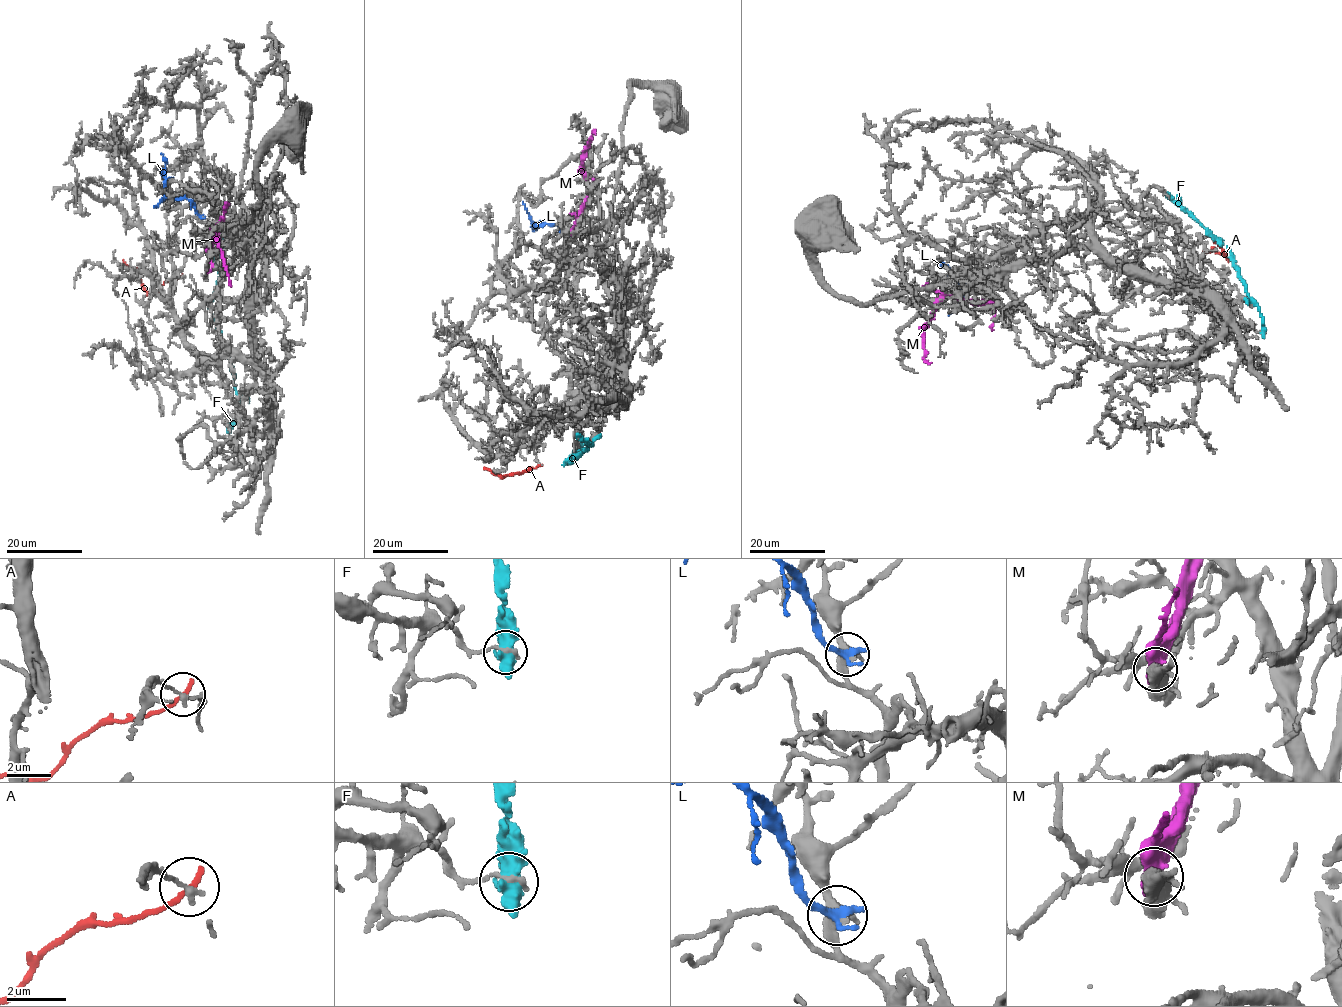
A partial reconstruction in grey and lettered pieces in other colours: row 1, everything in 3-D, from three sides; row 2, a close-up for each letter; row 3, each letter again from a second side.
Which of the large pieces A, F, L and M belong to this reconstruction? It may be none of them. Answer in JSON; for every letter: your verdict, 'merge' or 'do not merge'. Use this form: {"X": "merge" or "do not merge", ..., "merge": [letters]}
{"A": "do not merge", "F": "do not merge", "L": "do not merge", "M": "do not merge", "merge": []}

